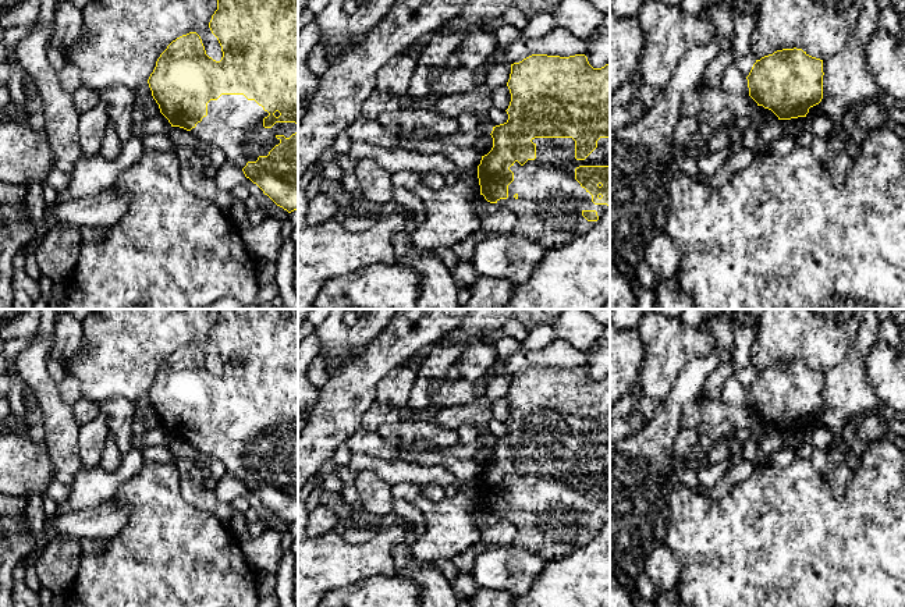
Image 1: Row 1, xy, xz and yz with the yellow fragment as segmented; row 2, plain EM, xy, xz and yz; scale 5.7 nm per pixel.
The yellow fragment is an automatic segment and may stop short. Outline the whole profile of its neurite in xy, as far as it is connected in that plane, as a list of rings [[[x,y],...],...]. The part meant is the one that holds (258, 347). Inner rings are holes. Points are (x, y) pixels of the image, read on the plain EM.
[[[214,309],[217,322],[212,327],[209,340],[217,349],[223,369],[220,373],[206,366],[200,348],[189,344],[173,352],[160,366],[148,395],[152,408],[159,416],[160,425],[168,432],[171,439],[191,443],[196,451],[220,459],[227,473],[241,480],[246,490],[256,496],[277,518],[288,525],[298,522],[298,309]]]

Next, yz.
[[[782,361],[756,372],[748,391],[749,408],[764,420],[771,422],[778,432],[806,429],[809,420],[823,411],[823,372],[809,368],[802,361]]]

